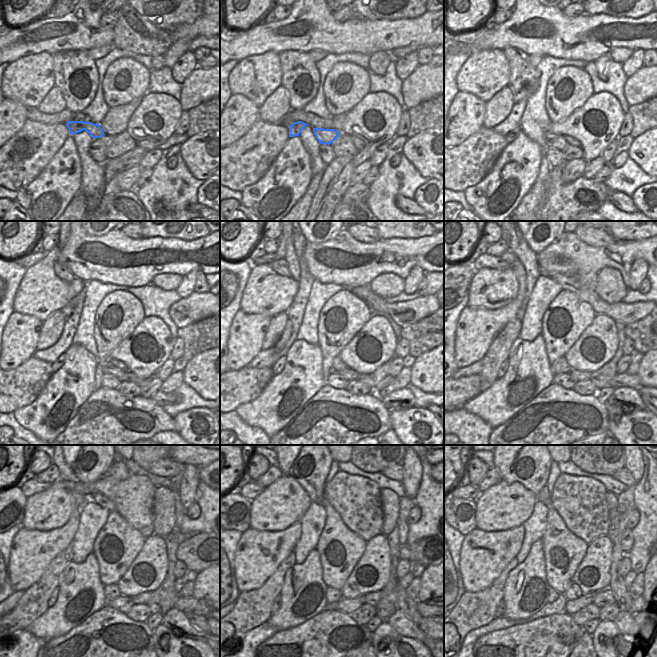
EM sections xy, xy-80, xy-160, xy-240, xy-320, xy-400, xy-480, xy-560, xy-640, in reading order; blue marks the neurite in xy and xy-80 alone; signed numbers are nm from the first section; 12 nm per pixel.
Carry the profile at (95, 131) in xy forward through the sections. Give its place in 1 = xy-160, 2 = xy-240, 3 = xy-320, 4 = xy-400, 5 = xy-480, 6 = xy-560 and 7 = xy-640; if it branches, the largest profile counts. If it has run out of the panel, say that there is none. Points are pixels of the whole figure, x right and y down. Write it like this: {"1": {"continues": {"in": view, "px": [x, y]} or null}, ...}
{"1": {"continues": {"in": "xy-160", "px": [552, 140]}}, "2": {"continues": {"in": "xy-240", "px": [108, 367]}}, "3": {"continues": {"in": "xy-320", "px": [348, 374]}}, "4": {"continues": {"in": "xy-400", "px": [578, 375]}}, "5": {"continues": {"in": "xy-480", "px": [143, 598]}}, "6": {"continues": {"in": "xy-560", "px": [373, 598]}}, "7": {"continues": {"in": "xy-640", "px": [606, 597]}}}

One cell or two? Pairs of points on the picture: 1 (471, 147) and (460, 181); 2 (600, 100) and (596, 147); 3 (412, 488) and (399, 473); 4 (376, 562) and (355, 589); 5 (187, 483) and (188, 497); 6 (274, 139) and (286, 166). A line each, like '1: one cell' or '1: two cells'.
1: one cell
2: one cell
3: two cells
4: one cell
5: one cell
6: two cells

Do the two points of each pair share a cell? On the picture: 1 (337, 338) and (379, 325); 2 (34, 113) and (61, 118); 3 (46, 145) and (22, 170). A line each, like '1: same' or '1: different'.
1: different
2: same
3: same

